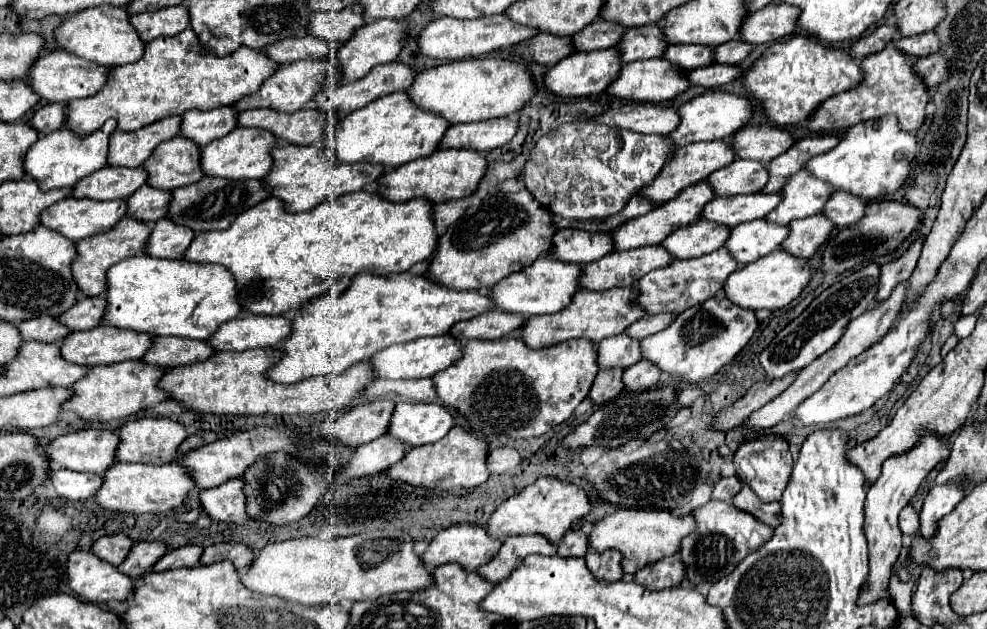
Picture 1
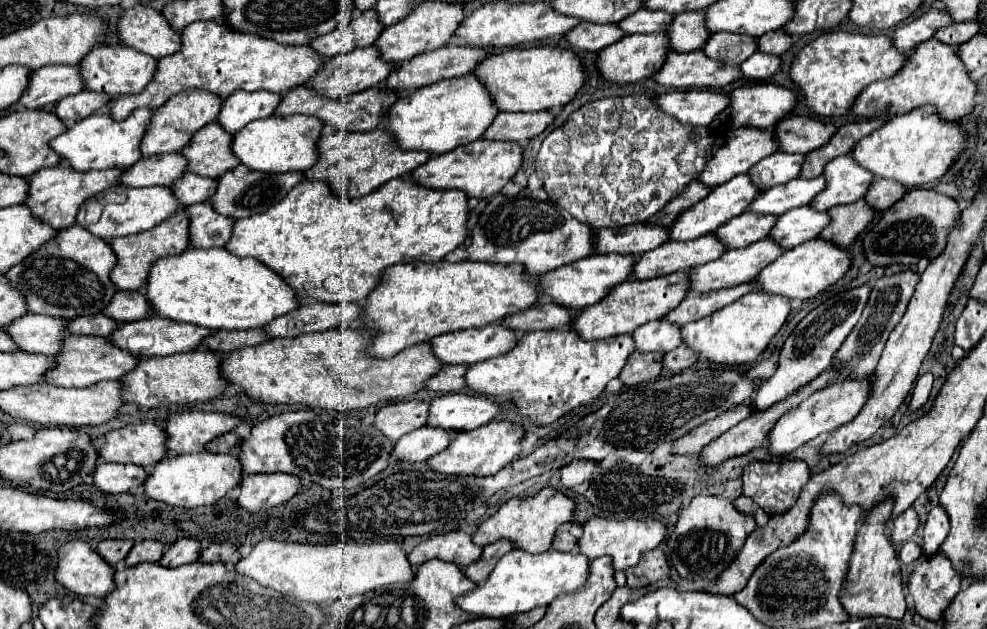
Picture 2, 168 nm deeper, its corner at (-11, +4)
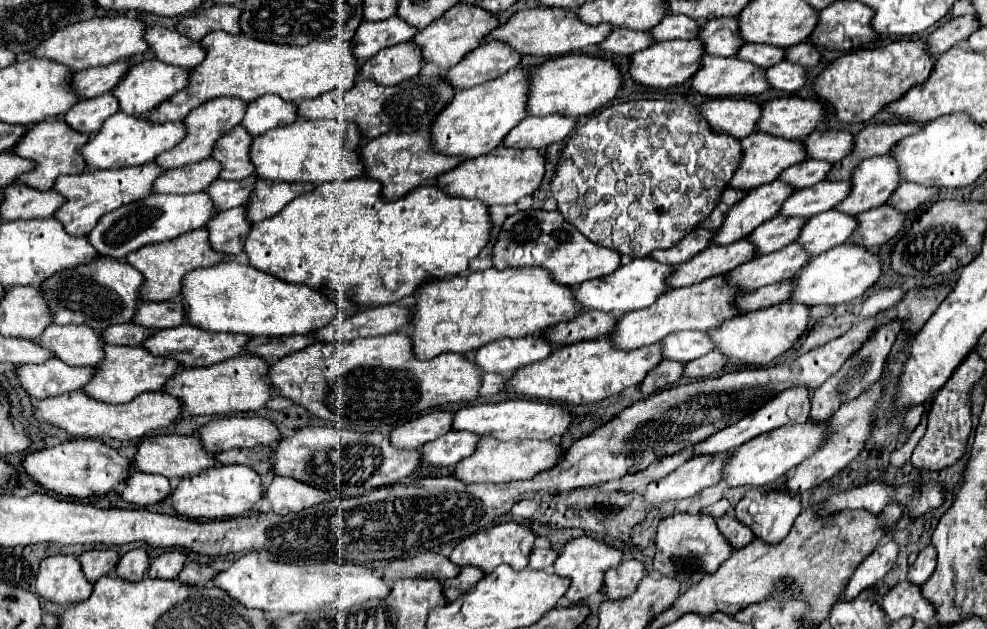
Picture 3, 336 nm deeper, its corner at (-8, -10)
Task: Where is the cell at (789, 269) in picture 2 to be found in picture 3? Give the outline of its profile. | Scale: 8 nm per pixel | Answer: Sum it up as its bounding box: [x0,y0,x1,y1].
[791,244,881,306]

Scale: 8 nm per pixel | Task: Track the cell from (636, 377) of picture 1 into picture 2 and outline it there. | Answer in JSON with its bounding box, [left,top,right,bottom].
[664,346,698,374]

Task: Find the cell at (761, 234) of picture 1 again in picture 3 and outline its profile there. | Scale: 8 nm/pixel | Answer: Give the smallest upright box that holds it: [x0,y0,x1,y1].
[795,210,857,256]

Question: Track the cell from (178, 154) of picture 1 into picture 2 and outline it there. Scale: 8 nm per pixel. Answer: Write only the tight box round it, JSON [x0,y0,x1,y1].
[182,122,240,178]

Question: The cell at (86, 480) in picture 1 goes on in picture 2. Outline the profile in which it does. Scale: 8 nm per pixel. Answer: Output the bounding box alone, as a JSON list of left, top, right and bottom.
[94,462,148,494]

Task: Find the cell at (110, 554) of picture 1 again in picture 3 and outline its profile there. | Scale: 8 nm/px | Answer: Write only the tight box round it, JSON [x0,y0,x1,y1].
[79,550,121,584]

